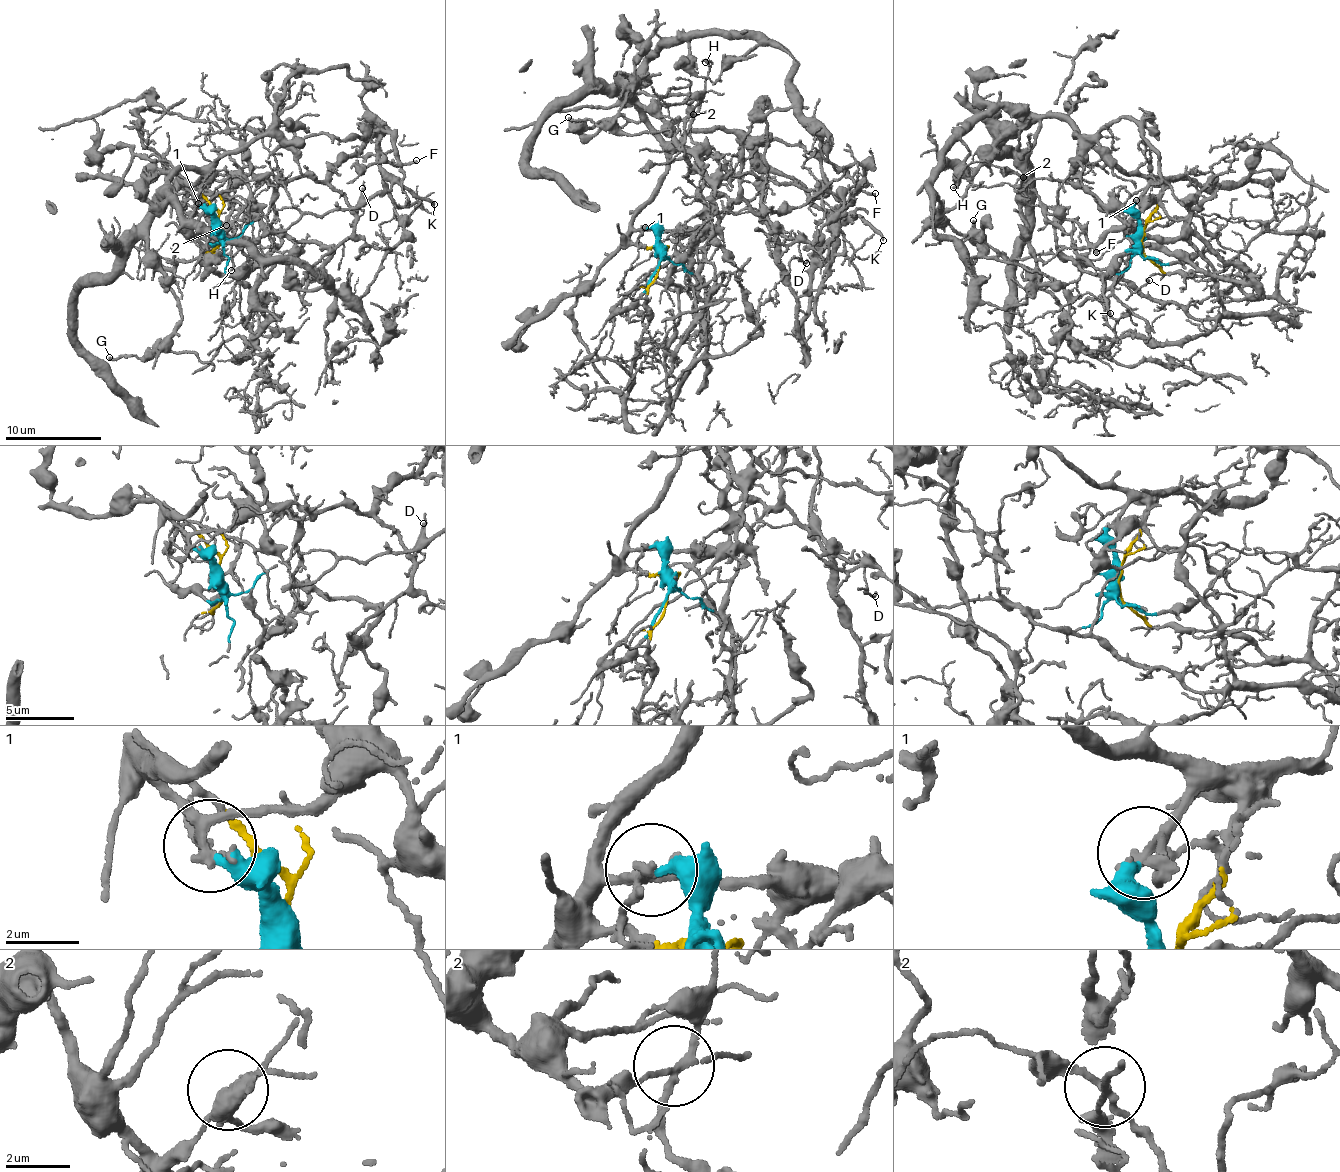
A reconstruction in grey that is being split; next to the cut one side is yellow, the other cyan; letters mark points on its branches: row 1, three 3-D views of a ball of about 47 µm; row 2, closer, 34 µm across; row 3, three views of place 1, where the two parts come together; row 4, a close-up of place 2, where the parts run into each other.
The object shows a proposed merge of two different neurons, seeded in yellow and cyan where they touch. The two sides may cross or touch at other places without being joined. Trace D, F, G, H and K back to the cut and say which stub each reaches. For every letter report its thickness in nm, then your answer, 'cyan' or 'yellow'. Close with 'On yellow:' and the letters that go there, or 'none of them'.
D: 160 nm | yellow
F: 180 nm | yellow
G: 190 nm | cyan
H: 180 nm | yellow
K: 200 nm | yellow
On yellow: D, F, H, K

